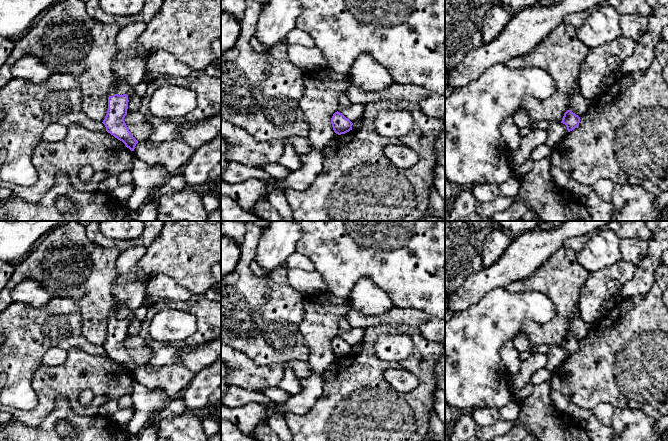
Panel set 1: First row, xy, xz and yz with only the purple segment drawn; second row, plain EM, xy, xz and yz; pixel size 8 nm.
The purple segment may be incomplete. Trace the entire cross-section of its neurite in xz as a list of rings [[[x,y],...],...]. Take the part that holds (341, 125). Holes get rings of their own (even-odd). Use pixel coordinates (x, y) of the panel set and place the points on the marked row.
[[[335,112],[331,118],[331,124],[336,134],[341,135],[352,130],[353,123],[342,113]]]

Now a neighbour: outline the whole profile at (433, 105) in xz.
[[[430,92],[427,97],[419,100],[418,105],[425,115],[445,122],[445,95]]]

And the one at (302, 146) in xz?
[[[291,136],[287,139],[288,144],[292,145],[299,155],[305,155],[311,150],[311,142],[309,138],[299,136]]]

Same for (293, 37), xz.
[[[294,28],[287,34],[284,45],[299,45],[307,49],[315,47],[315,43],[311,36],[306,33],[300,34],[297,28]]]

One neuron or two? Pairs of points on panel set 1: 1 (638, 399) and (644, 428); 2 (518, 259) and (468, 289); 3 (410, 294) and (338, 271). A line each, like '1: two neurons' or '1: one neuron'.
1: two neurons
2: one neuron
3: one neuron

